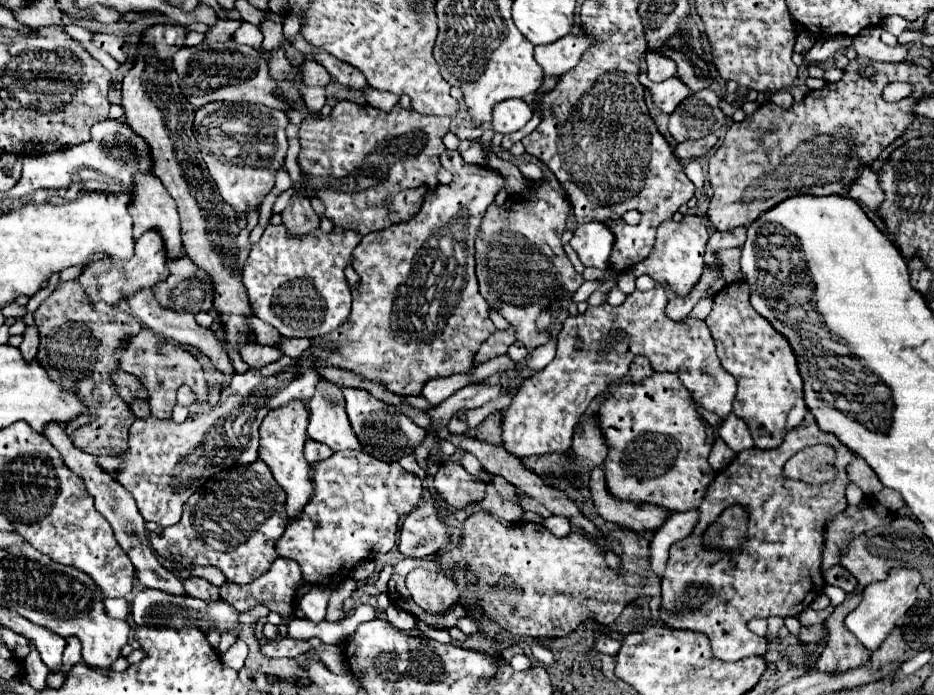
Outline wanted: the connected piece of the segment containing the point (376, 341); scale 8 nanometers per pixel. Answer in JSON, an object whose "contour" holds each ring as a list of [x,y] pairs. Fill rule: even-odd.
{"contour":[[[444,150],[442,156],[440,156],[440,164],[448,172],[454,174],[454,180],[448,186],[438,186],[436,192],[432,192],[432,196],[428,196],[424,200],[424,206],[422,206],[420,214],[416,214],[410,222],[392,224],[384,230],[370,232],[362,238],[360,246],[356,246],[354,252],[352,252],[352,266],[354,266],[356,274],[360,276],[360,282],[358,282],[356,288],[352,288],[352,312],[350,312],[348,320],[340,328],[336,328],[336,332],[330,332],[324,338],[316,336],[316,338],[310,340],[310,348],[312,348],[312,352],[316,354],[318,360],[328,360],[334,366],[340,366],[344,370],[352,370],[352,372],[356,372],[356,374],[360,374],[360,376],[376,382],[376,384],[386,386],[390,392],[402,394],[402,396],[420,396],[424,384],[432,378],[450,376],[450,374],[470,374],[470,370],[474,368],[474,356],[476,356],[480,344],[496,330],[492,320],[490,320],[490,314],[488,314],[490,306],[478,292],[478,280],[476,280],[476,274],[474,274],[474,238],[476,238],[476,232],[480,230],[480,222],[482,222],[482,216],[484,216],[486,208],[492,204],[496,192],[504,186],[504,178],[496,170],[466,164],[456,150]],[[448,240],[452,240],[452,244],[450,244],[450,248],[444,248],[446,246],[444,242],[448,242]]]}

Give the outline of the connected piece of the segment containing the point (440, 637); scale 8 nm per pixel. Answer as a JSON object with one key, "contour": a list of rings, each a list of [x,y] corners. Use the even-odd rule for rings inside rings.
{"contour":[[[416,620],[419,630],[407,631],[408,634],[412,636],[417,636],[420,632],[422,632],[426,637],[435,639],[440,643],[448,644],[452,642],[448,631],[431,629],[426,626],[426,624],[424,624],[424,622],[422,622],[421,620]]]}

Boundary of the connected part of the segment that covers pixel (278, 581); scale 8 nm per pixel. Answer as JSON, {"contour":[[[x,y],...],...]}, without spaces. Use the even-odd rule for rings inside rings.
{"contour":[[[280,558],[272,564],[268,574],[260,576],[252,584],[244,584],[244,586],[238,586],[238,584],[232,584],[232,582],[222,584],[220,586],[220,598],[224,602],[232,604],[238,612],[246,612],[246,610],[254,608],[256,604],[264,604],[272,612],[278,612],[282,618],[286,618],[286,616],[292,616],[292,612],[294,612],[294,594],[296,594],[296,584],[300,582],[300,578],[302,578],[300,566],[292,560],[288,560],[288,558]]]}

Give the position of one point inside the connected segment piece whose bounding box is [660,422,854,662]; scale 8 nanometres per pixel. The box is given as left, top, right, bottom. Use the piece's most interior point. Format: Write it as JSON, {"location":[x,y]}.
{"location":[702,588]}

